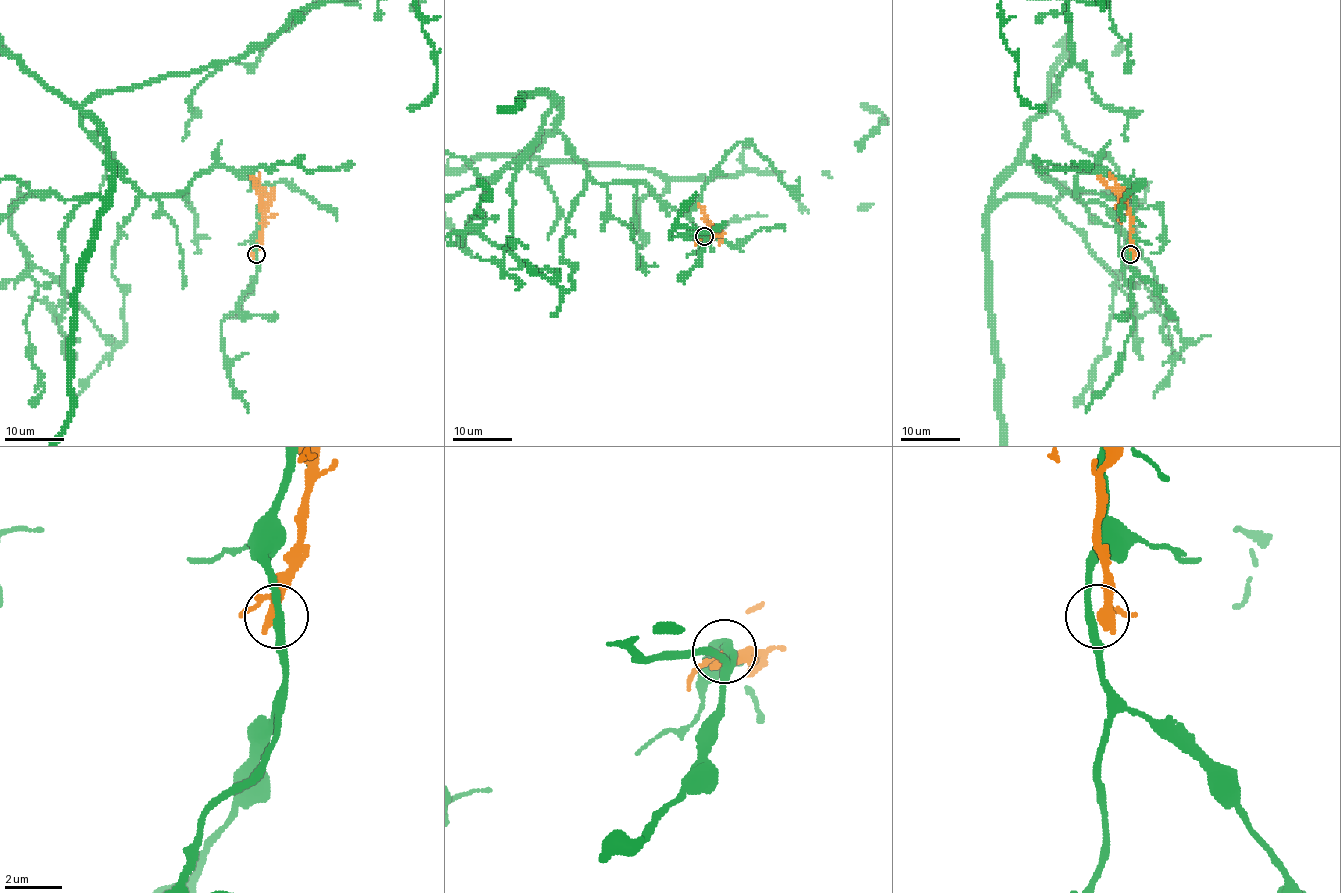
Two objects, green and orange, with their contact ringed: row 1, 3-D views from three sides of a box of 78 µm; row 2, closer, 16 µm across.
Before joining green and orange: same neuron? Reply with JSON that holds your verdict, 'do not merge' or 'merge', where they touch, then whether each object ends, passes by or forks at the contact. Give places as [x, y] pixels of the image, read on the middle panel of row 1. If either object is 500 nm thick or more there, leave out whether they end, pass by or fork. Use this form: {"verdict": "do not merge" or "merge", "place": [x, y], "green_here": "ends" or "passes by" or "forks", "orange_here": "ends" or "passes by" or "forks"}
{"verdict": "do not merge", "place": [704, 236], "green_here": "passes by", "orange_here": "passes by"}

